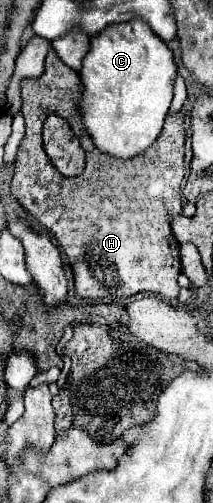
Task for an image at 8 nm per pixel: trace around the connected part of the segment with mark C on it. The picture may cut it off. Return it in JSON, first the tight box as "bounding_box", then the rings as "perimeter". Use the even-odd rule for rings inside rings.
{"bounding_box":[80,20,178,158],"perimeter":[[[144,20],[112,24],[90,38],[90,50],[80,70],[80,80],[84,84],[80,106],[84,126],[98,150],[116,158],[142,154],[162,130],[176,76],[178,68],[170,48]]]}

